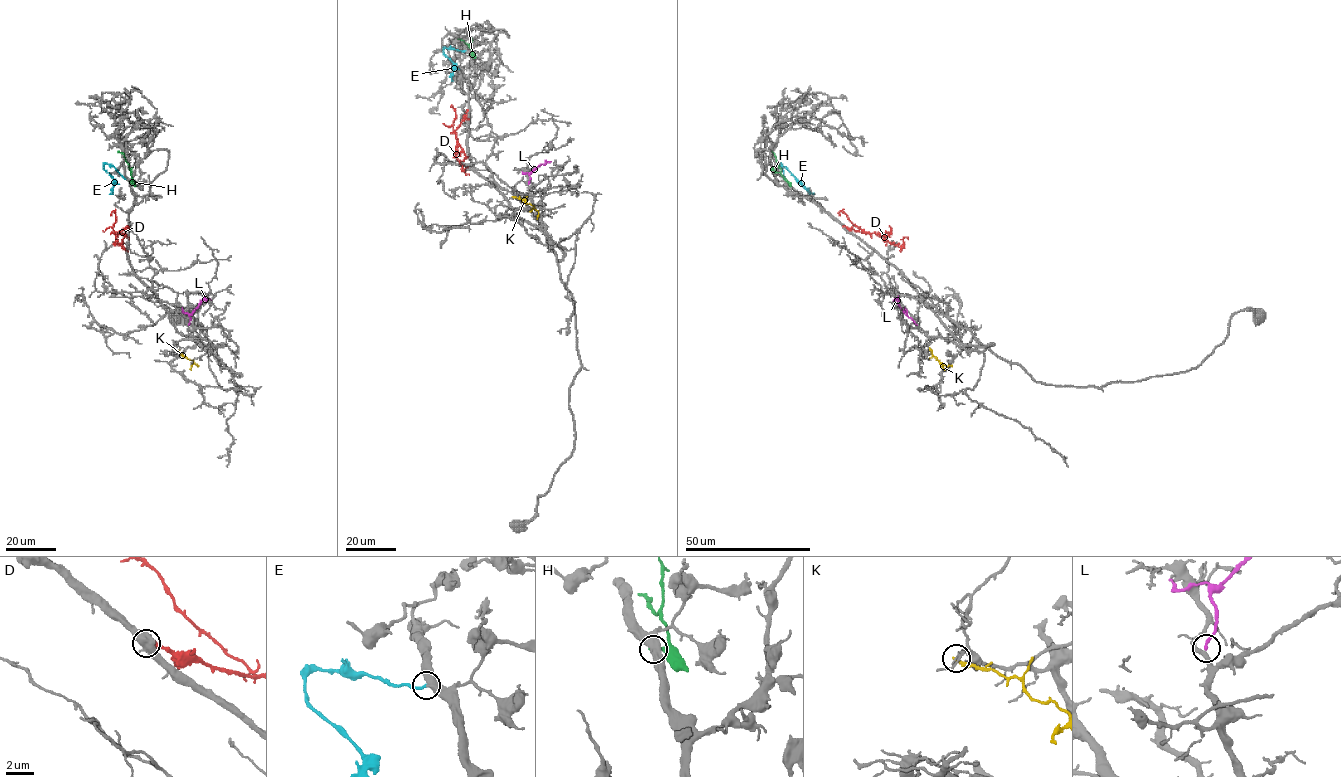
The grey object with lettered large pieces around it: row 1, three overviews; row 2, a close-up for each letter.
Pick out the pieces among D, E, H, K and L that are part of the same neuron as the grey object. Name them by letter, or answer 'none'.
E

